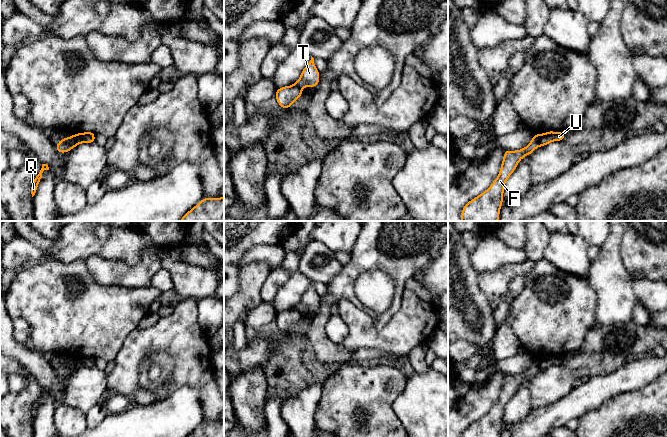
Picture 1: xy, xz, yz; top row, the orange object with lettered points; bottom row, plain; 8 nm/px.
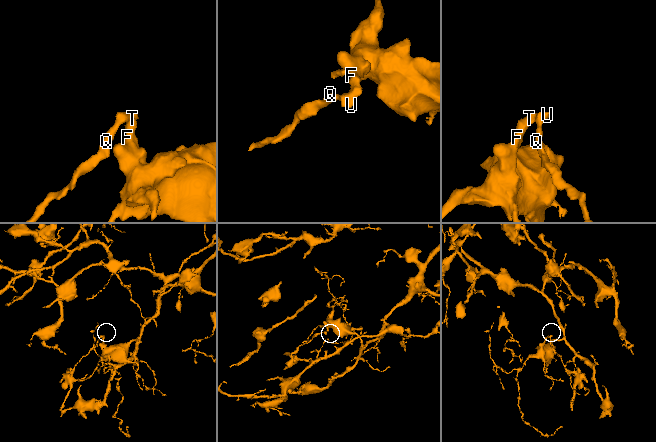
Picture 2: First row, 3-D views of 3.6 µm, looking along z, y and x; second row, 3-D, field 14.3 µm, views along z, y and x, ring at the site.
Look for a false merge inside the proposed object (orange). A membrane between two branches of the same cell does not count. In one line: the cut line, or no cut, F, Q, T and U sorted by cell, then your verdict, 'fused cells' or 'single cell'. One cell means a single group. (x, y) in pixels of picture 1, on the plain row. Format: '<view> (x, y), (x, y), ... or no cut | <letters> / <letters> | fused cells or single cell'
xy (73, 359), (74, 370) | F T / Q U | fused cells

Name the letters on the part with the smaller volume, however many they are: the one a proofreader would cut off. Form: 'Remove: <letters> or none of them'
Remove: Q, U

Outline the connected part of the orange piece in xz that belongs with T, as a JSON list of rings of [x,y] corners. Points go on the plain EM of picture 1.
[[[311,280],[310,286],[302,294],[301,300],[294,309],[303,313],[306,310],[317,311],[319,307],[320,297],[314,288],[314,282]]]

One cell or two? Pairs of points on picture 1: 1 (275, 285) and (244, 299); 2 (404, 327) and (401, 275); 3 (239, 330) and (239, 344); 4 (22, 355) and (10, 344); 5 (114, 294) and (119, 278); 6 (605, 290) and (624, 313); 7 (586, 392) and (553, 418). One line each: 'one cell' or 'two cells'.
1: two cells
2: two cells
3: one cell
4: one cell
5: two cells
6: one cell
7: one cell

